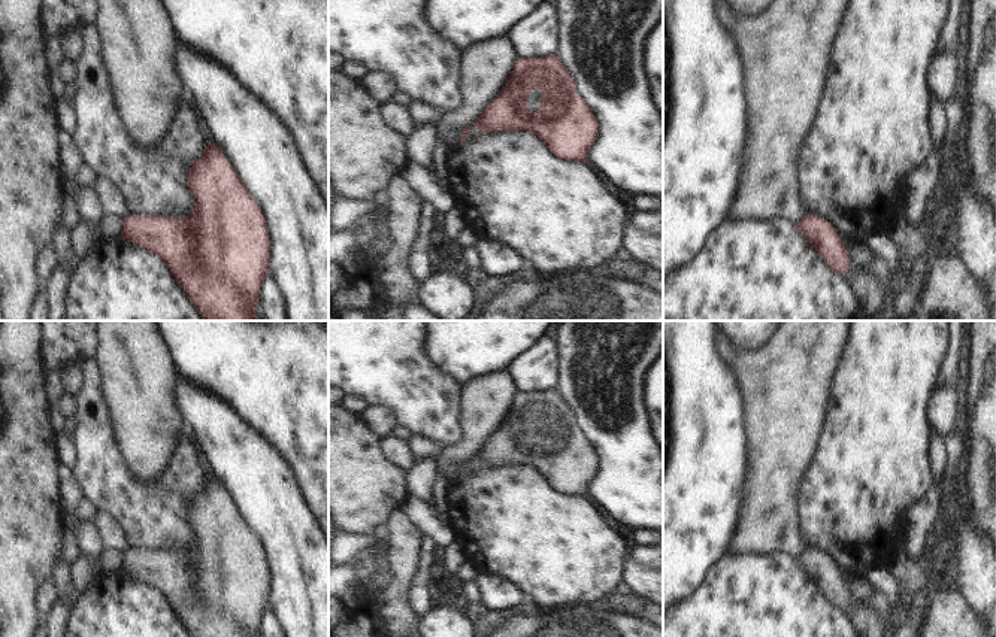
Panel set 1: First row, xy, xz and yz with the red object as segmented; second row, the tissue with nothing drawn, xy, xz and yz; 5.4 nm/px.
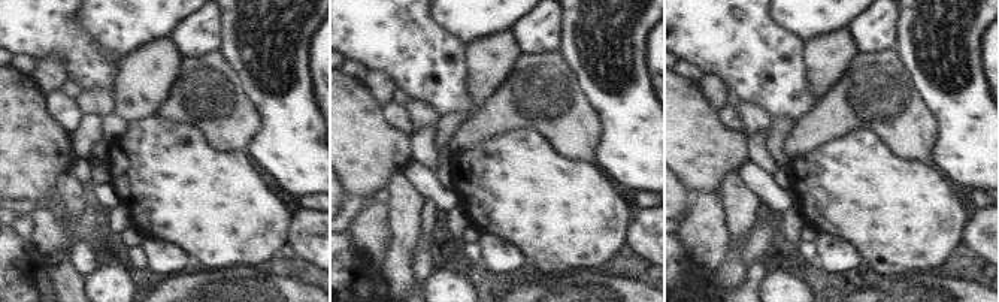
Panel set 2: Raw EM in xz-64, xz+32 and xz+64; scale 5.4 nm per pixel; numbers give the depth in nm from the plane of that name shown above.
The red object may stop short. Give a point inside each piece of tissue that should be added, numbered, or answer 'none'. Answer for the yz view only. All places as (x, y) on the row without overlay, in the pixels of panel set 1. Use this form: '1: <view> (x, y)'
1: yz (865, 618)

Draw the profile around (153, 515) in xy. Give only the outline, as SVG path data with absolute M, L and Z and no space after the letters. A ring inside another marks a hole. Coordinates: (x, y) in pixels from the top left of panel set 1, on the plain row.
M85 358L78 364L84 373L84 383L75 397L78 409L73 416L72 442L76 459L72 471L82 495L97 510L111 515L121 527L131 549L187 550L194 542L194 533L187 521L187 504L203 489L208 480L206 465L187 430L181 436L181 442L176 445L163 474L151 483L142 483L128 470L115 440L96 360Z

